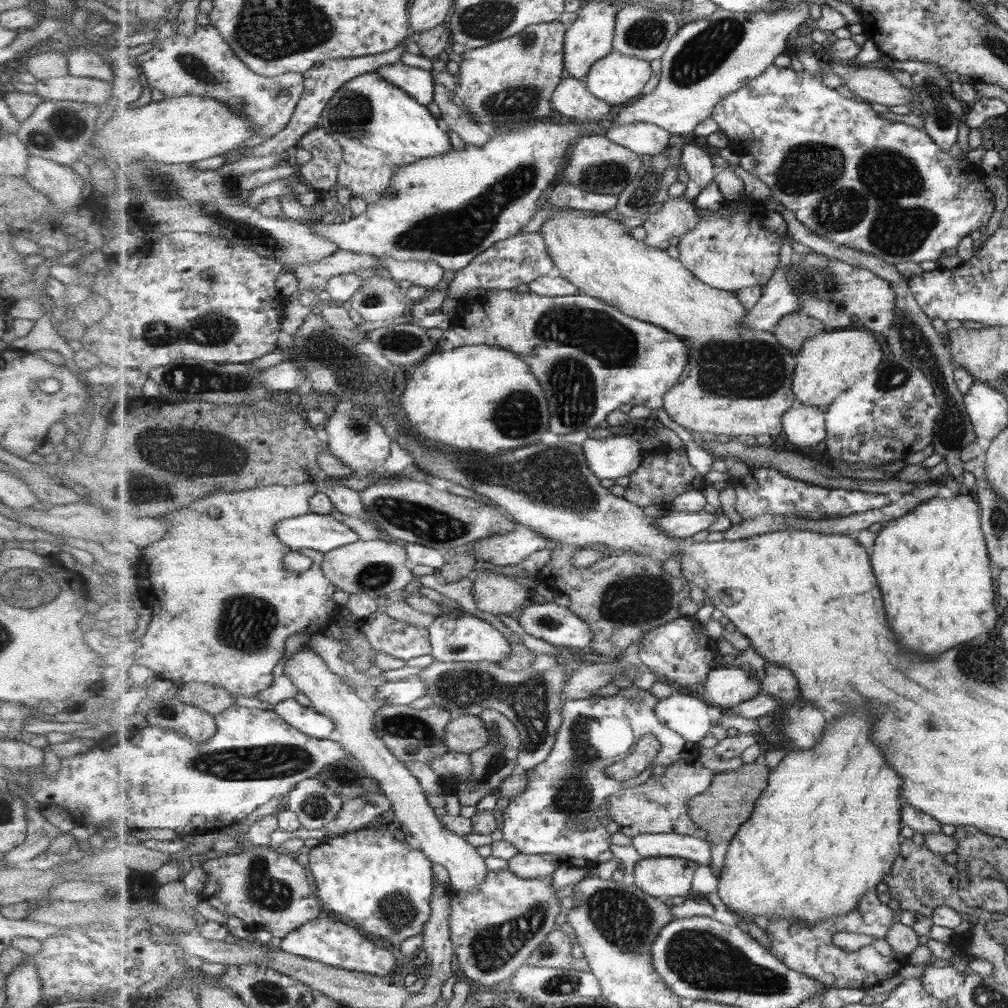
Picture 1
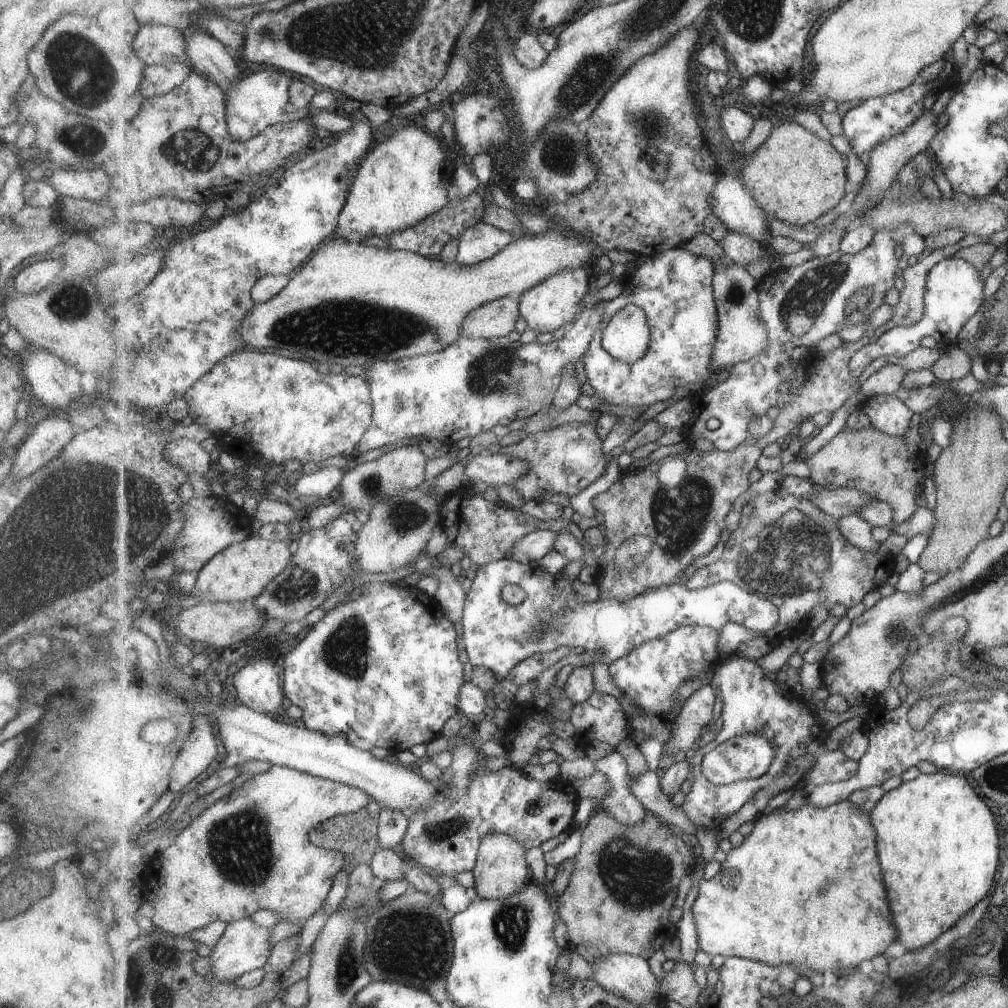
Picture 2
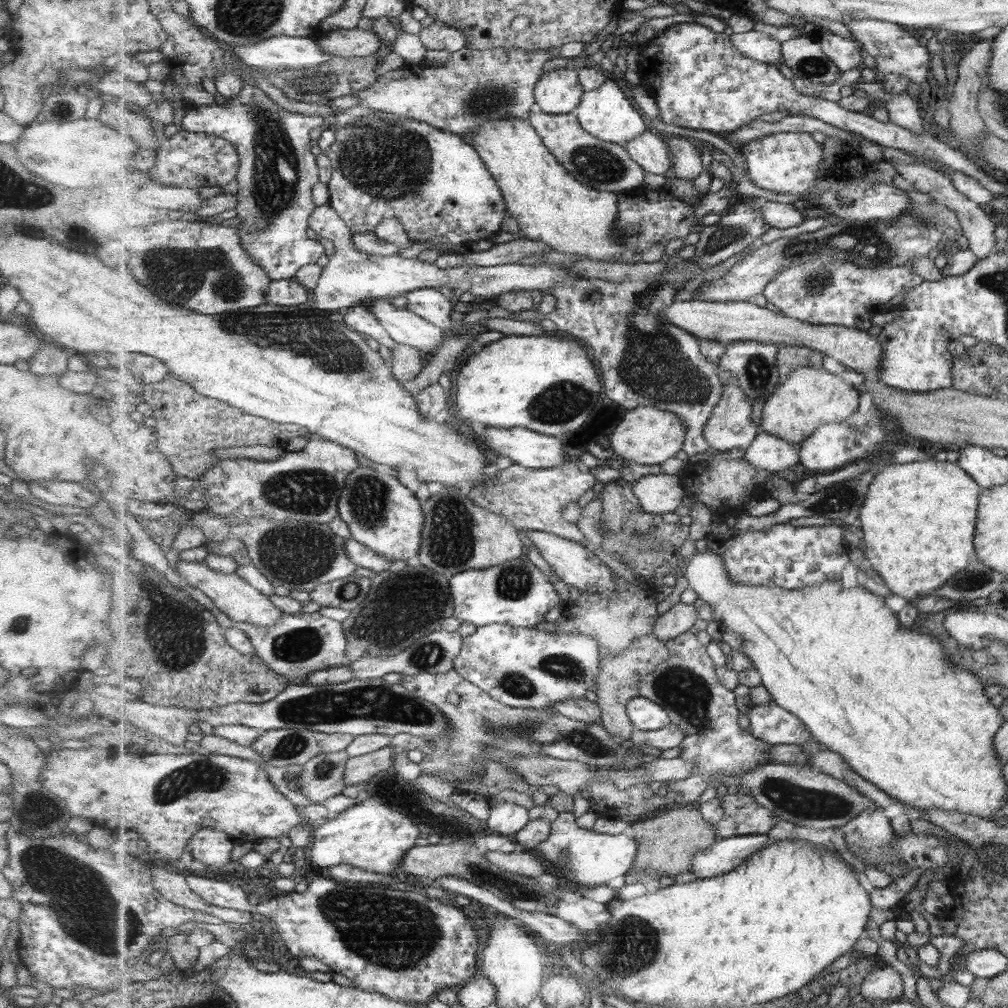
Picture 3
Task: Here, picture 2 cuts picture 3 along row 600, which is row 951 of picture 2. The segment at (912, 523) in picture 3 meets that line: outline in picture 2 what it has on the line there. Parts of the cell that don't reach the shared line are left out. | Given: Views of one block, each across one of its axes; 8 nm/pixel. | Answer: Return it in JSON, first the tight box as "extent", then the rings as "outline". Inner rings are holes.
{"extent":[869,771,1001,952],"outline":[[[944,771],[921,773],[912,781],[887,791],[869,814],[878,836],[879,858],[891,896],[891,908],[895,908],[895,924],[899,924],[899,932],[903,932],[898,942],[905,946],[906,952],[931,944],[989,896],[989,890],[996,884],[997,868],[1001,866],[999,828],[991,808],[965,776]]]}

